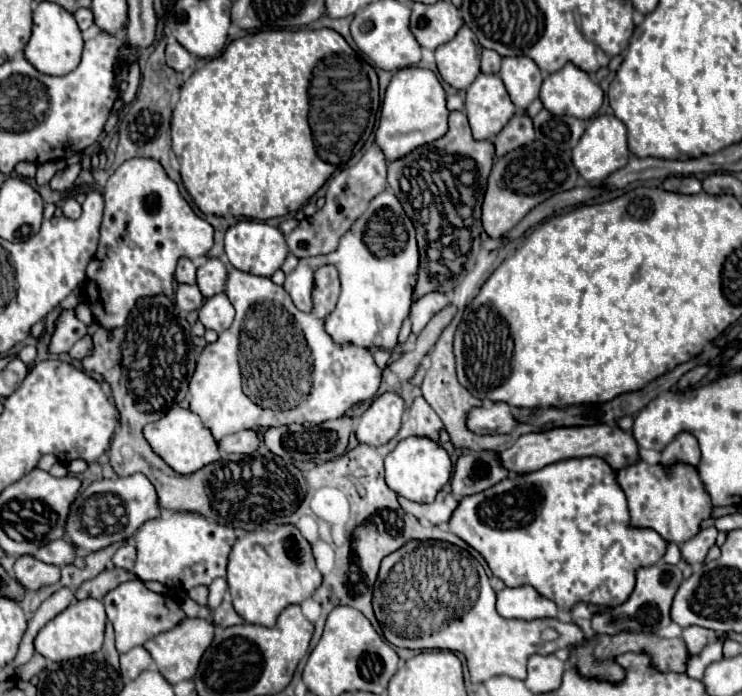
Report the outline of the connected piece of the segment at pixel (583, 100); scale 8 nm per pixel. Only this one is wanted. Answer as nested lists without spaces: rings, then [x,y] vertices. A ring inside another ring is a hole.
[[[573,63],[547,75],[539,97],[553,115],[571,115],[577,119],[591,119],[603,103],[601,87]]]

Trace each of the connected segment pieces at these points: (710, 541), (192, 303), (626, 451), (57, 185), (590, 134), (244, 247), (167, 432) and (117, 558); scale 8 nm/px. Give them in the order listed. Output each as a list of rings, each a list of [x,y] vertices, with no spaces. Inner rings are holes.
[[[707,527],[703,531],[699,531],[693,539],[685,541],[681,545],[681,555],[687,563],[701,563],[707,557],[707,551],[715,545],[717,539],[717,529],[715,527]]]
[[[179,285],[175,291],[175,303],[181,311],[197,311],[203,305],[203,295],[197,285]]]
[[[611,425],[561,427],[561,429],[547,431],[547,433],[527,433],[527,435],[521,435],[511,449],[499,453],[499,459],[509,471],[529,473],[529,471],[537,471],[545,465],[551,465],[551,463],[557,463],[557,461],[563,461],[563,459],[591,457],[591,455],[605,459],[617,471],[641,461],[639,447],[637,447],[637,441],[633,439],[633,435],[625,433],[617,425],[613,425],[613,427]]]
[[[69,165],[69,167],[61,169],[61,171],[57,171],[55,177],[51,179],[51,189],[57,189],[57,191],[69,189],[75,183],[79,171],[81,171],[81,165]]]
[[[599,115],[591,119],[591,123],[585,129],[585,135],[581,135],[577,147],[573,149],[573,165],[577,167],[579,175],[587,183],[599,183],[607,179],[617,169],[625,167],[629,161],[629,149],[627,149],[627,129],[625,125],[613,117],[613,115]]]
[[[243,219],[239,223],[235,223],[233,227],[227,229],[225,233],[225,253],[231,261],[231,265],[239,271],[247,271],[253,275],[263,275],[263,277],[271,277],[277,269],[281,269],[289,249],[285,243],[283,233],[277,227],[271,227],[263,221],[249,221]]]
[[[173,407],[165,417],[161,417],[159,421],[155,423],[149,423],[145,429],[145,439],[149,441],[151,449],[161,457],[165,459],[165,463],[175,469],[177,473],[195,473],[199,471],[201,467],[217,461],[221,457],[219,453],[219,447],[217,447],[217,441],[213,439],[211,431],[205,427],[205,423],[201,423],[201,417],[199,415],[193,415],[193,411],[189,409],[183,409],[183,407]]]
[[[123,545],[113,555],[113,563],[115,563],[115,567],[123,567],[123,569],[131,571],[133,563],[135,563],[135,555],[137,555],[137,551],[133,545]]]

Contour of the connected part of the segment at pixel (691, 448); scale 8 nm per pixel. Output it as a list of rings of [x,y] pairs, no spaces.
[[[679,433],[677,439],[673,439],[661,453],[661,467],[665,469],[671,469],[677,463],[697,467],[699,461],[701,461],[699,443],[691,433]]]

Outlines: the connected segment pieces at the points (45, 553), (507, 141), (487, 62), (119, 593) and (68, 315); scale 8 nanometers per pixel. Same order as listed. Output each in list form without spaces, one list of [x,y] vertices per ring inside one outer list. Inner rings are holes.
[[[59,539],[59,541],[47,543],[45,547],[41,547],[41,551],[33,553],[33,557],[41,559],[43,563],[53,563],[57,567],[75,563],[75,555],[77,555],[77,549],[71,545],[69,539]]]
[[[519,109],[513,119],[509,119],[509,123],[501,129],[501,133],[493,139],[495,149],[497,149],[497,157],[525,145],[531,143],[535,139],[535,131],[533,131],[533,119],[527,115],[525,109]]]
[[[483,49],[481,53],[481,71],[483,73],[499,73],[499,63],[501,63],[501,57],[497,55],[497,51]]]
[[[139,579],[121,583],[113,591],[109,591],[103,597],[103,605],[107,609],[107,619],[115,627],[117,651],[119,653],[125,653],[125,651],[129,651],[129,649],[133,649],[137,645],[143,645],[145,641],[153,639],[155,635],[173,629],[175,625],[179,625],[187,617],[185,611],[181,609],[181,605],[177,603],[177,599],[149,591]]]
[[[73,309],[63,311],[59,317],[59,323],[57,323],[57,329],[51,337],[51,345],[49,345],[51,353],[69,351],[73,347],[73,343],[79,339],[81,339],[81,321],[75,317]]]

